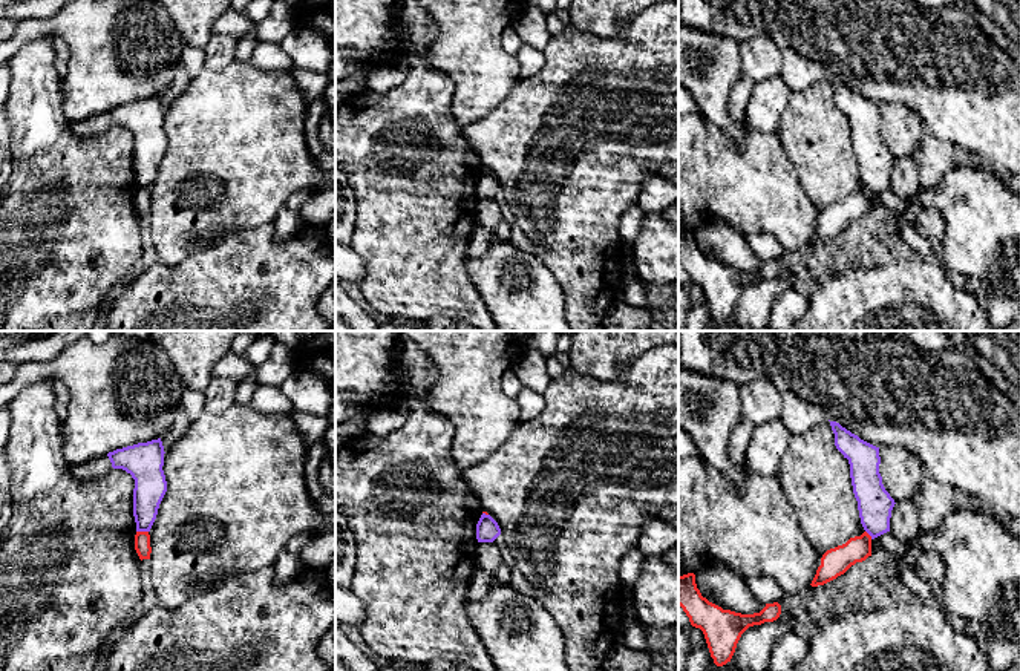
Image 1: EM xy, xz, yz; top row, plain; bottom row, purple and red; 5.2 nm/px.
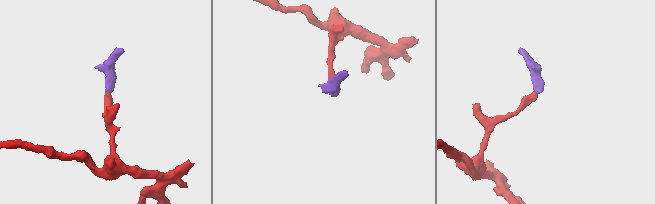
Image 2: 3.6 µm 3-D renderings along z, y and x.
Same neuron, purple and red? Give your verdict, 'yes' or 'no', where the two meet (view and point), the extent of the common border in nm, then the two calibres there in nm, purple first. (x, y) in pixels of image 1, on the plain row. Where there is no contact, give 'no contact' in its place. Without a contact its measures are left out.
no; contact xy (143, 187); length 60 nm; calibres 170 and 80 nm

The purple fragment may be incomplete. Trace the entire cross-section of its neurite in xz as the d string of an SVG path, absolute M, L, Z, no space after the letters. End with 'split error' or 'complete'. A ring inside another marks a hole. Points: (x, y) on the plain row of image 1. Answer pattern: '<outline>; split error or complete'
M482 170L476 181L476 196L478 199L493 199L501 191L498 179L490 173Z; complete

